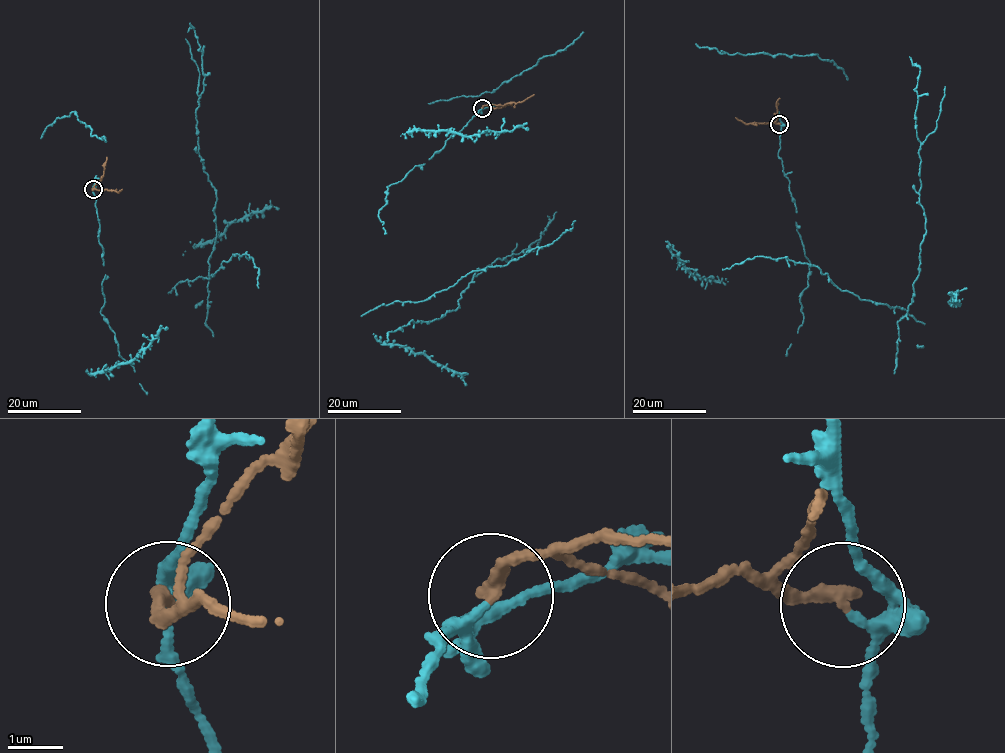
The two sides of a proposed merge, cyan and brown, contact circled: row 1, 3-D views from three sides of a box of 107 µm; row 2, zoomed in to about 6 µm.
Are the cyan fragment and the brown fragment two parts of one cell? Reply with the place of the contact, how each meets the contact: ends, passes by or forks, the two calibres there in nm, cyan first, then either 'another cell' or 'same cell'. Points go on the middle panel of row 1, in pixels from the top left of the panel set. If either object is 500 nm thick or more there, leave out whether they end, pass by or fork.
at (482, 108); cyan passes by; brown ends there; 180 nm thick on the cyan side, 240 nm on the other; another cell

